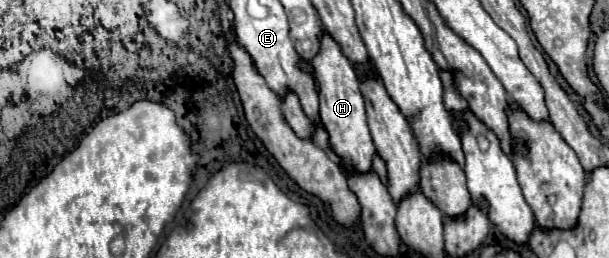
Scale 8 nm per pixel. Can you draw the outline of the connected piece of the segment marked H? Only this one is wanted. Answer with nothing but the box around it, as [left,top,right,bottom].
[312,34,376,172]

